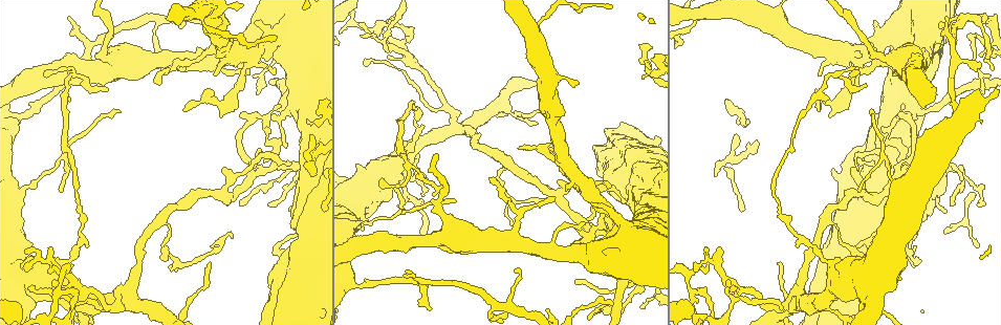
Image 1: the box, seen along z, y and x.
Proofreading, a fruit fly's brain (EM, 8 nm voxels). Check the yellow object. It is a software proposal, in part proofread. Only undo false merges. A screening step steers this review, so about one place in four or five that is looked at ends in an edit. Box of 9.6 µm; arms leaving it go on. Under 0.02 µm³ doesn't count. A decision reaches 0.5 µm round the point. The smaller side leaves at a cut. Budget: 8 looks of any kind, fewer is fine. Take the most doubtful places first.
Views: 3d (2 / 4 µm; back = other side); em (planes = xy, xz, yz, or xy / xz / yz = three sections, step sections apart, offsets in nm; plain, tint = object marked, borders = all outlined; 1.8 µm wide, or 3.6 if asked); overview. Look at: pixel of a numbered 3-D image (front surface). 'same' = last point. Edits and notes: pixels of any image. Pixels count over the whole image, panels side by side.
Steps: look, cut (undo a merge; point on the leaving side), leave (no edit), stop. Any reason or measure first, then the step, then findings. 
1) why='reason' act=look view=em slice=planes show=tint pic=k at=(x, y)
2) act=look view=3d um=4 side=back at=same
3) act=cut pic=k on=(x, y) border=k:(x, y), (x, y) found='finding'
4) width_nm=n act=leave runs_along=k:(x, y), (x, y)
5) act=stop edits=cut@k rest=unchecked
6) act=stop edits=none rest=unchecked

why='abrupt turn' act=look view=em slice=planes show=tint pic=1 at=(48, 261)

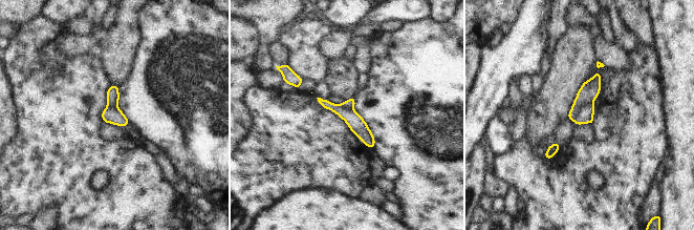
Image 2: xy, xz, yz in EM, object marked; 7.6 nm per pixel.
width_nm=130 act=cut pic=2 on=(585, 114) border=2:(591, 102), (584, 105), (572, 120) found='two neurons meet here'

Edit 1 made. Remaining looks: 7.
why='thick turns thin' act=look view=3d um=4 side=back pic=1 at=(776, 15)

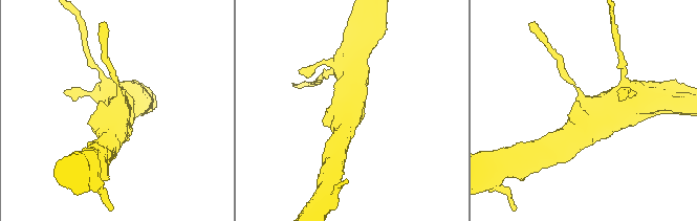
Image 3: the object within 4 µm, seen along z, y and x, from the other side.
act=look view=em slice=xz step=16 show=tint pic=3 at=(120, 107)

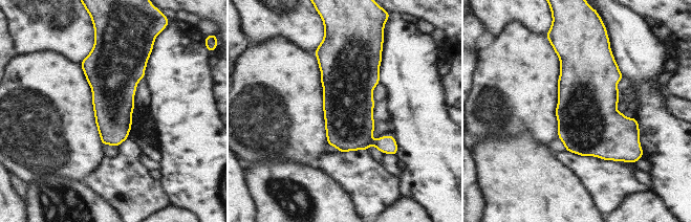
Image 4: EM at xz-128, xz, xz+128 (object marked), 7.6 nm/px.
width_nm=320 act=leave found='all the same neuron'

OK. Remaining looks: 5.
act=stop edits=cut@2 rest=unchecked

